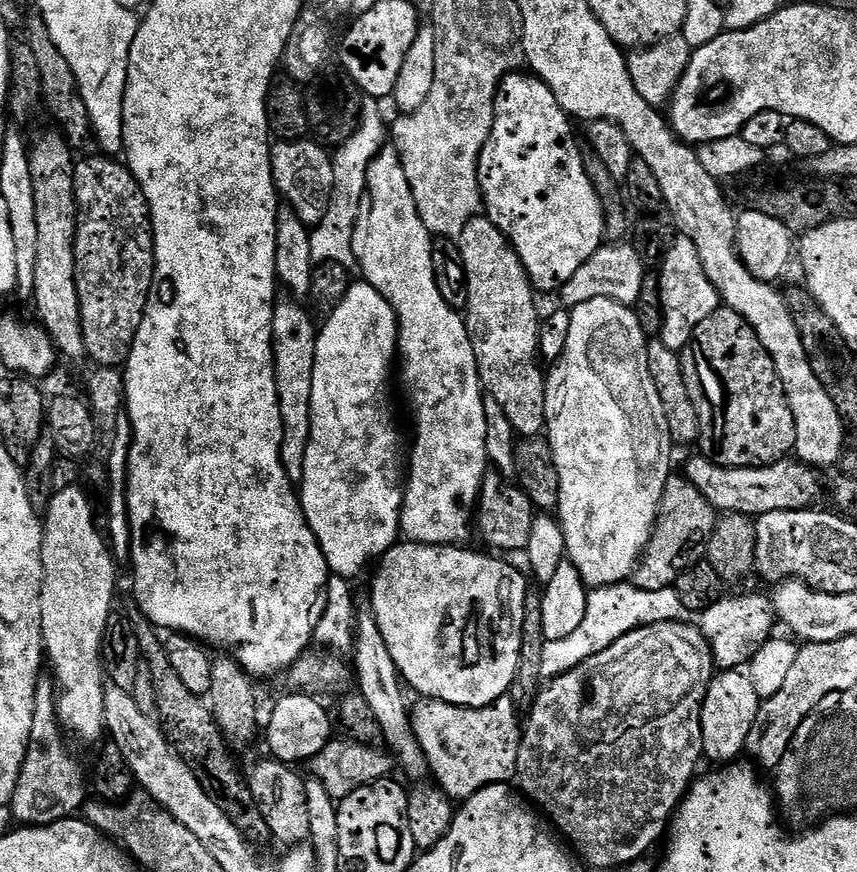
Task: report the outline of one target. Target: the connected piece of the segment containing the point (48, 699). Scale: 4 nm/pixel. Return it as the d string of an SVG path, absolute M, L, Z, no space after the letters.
M41 678L36 684L34 726L30 730L28 753L10 801L10 809L20 819L21 825L43 826L67 820L75 817L86 803L84 772L79 762L72 757L63 734L58 715L57 689L51 679Z

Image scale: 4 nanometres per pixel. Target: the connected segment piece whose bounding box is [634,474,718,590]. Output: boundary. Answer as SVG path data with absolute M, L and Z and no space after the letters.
M673 474L666 482L664 497L660 500L660 514L656 527L652 530L652 541L642 553L634 573L634 583L642 590L662 590L671 588L676 579L686 569L705 559L708 539L716 525L718 513L712 503L697 488L684 479L683 475Z

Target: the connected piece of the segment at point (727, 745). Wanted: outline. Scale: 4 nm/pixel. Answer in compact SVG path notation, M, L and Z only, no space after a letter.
M724 670L719 674L713 675L708 687L708 693L704 699L704 705L702 706L702 714L700 715L702 738L704 739L704 756L707 759L720 760L716 762L735 761L739 757L736 755L740 751L742 753L745 751L748 735L758 718L761 703L760 695L754 690L754 682L750 682L750 678L743 671Z

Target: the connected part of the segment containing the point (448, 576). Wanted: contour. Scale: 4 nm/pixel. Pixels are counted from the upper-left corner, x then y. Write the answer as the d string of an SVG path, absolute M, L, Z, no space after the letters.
M397 542L378 561L380 569L377 570L376 577L372 580L372 608L370 608L370 614L375 617L378 628L382 630L386 650L390 650L390 658L394 658L394 666L401 681L409 689L412 687L414 691L421 692L421 697L429 700L441 700L459 708L484 708L488 704L493 704L495 700L503 700L509 695L514 678L518 674L518 658L522 654L522 638L526 635L524 611L528 608L529 577L527 575L524 577L514 565L507 564L504 561L507 559L497 558L487 551L484 552L471 552L468 546Z

